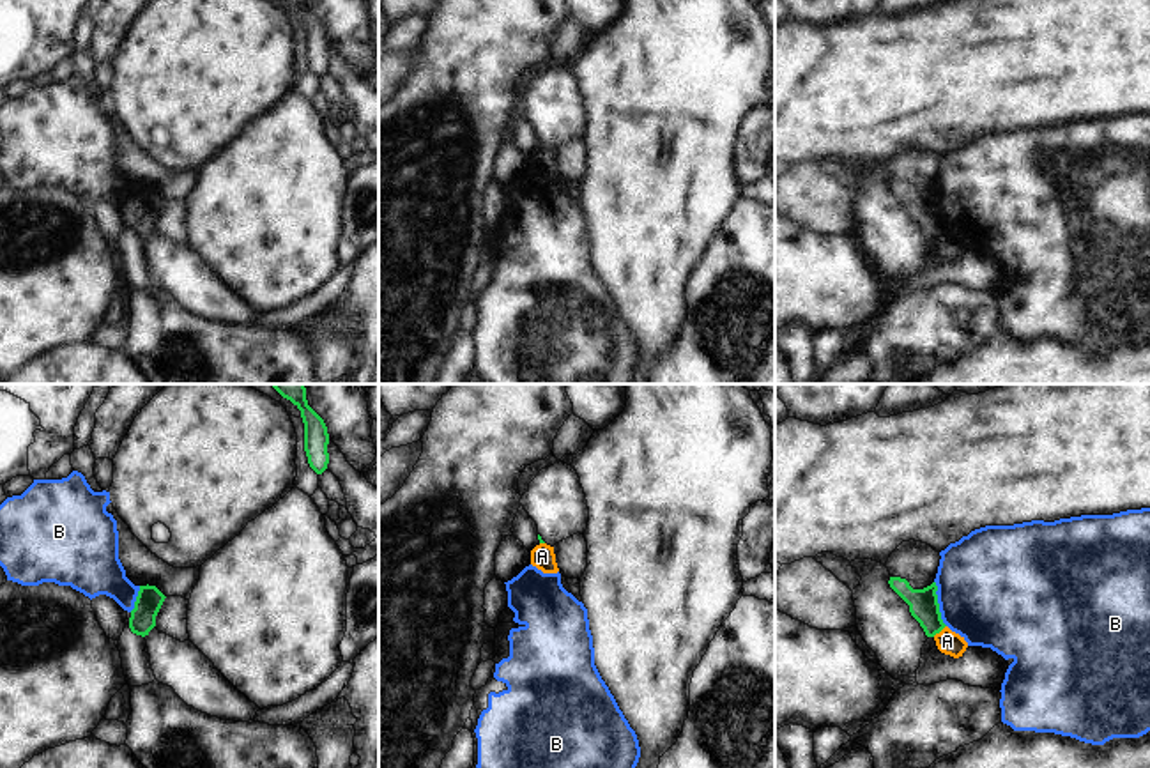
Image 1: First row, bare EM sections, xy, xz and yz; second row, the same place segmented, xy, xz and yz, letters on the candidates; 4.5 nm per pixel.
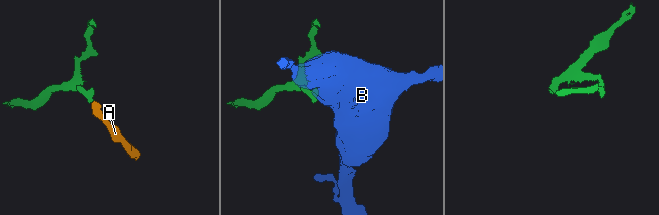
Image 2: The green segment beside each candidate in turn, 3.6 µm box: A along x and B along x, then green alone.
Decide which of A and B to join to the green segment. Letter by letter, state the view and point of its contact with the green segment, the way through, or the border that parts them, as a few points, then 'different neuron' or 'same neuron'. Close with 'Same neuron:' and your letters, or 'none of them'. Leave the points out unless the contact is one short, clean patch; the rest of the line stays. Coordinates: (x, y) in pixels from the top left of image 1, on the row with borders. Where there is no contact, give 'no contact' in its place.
A: meets green in yz at (938, 632); border along yz (945, 625), (933, 636); different neuron
B: meets green in yz at (938, 604); border along yz (935, 581), (940, 618), (947, 625); different neuron
Same neuron: none of them

